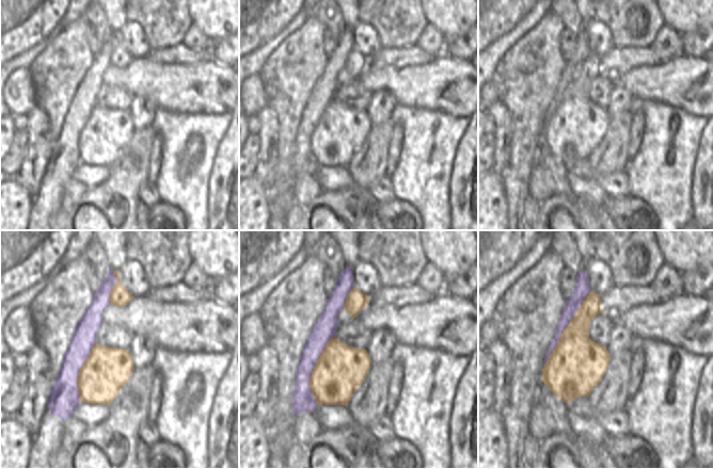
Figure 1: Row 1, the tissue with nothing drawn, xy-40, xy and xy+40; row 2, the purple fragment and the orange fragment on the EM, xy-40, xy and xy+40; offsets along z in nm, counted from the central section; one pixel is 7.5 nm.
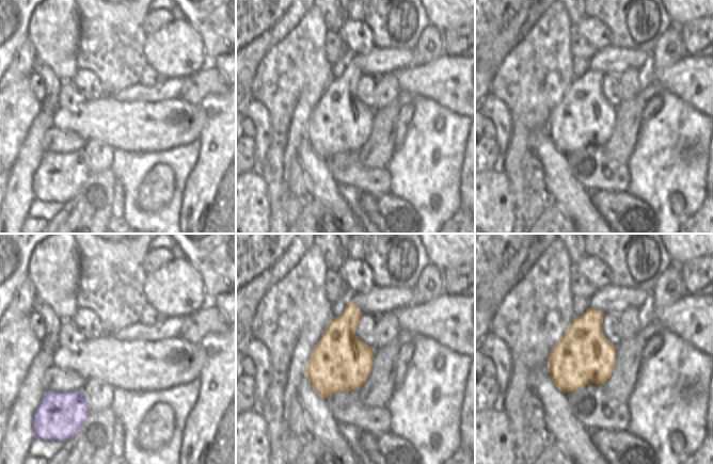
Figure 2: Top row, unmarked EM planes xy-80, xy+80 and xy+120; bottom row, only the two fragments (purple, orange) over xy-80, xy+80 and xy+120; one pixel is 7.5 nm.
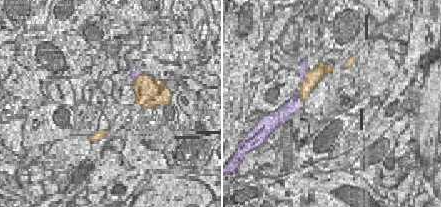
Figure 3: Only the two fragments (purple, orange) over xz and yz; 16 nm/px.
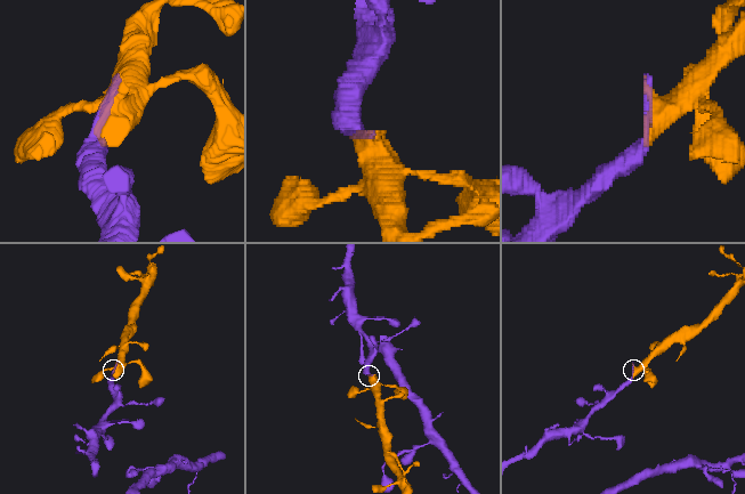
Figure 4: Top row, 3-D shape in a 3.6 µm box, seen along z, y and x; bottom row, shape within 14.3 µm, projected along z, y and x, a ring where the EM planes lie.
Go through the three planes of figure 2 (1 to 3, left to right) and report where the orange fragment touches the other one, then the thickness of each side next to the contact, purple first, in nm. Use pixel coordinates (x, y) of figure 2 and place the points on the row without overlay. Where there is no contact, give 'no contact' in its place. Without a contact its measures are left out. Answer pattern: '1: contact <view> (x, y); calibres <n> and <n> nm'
1: no contact
2: no contact
3: no contact

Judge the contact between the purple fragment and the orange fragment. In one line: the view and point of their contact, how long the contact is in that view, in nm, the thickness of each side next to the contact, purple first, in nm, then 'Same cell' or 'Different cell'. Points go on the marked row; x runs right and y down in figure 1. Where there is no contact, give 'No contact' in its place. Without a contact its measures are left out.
Touches purple at xy+40 (565, 328). Shared border 700 nm. Thickness 110 nm (purple) against 360 nm. Same cell

